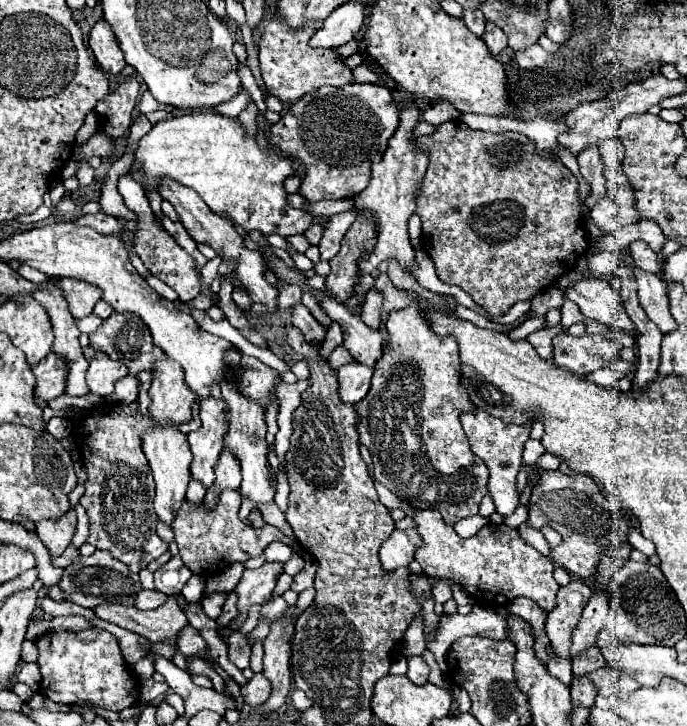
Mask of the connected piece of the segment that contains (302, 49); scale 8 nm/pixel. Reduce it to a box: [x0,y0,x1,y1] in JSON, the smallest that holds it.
[260,13,354,103]

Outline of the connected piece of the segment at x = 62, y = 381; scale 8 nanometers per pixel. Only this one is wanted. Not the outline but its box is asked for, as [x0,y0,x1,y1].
[32,351,68,401]

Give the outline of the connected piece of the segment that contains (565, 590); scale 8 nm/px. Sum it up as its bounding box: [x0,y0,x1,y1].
[546,581,592,659]

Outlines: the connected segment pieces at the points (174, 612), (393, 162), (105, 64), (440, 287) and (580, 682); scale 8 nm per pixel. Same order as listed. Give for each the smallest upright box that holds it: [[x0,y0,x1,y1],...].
[[92,595,188,643],[354,101,428,273],[88,19,126,75],[412,251,450,295],[570,675,596,707]]

